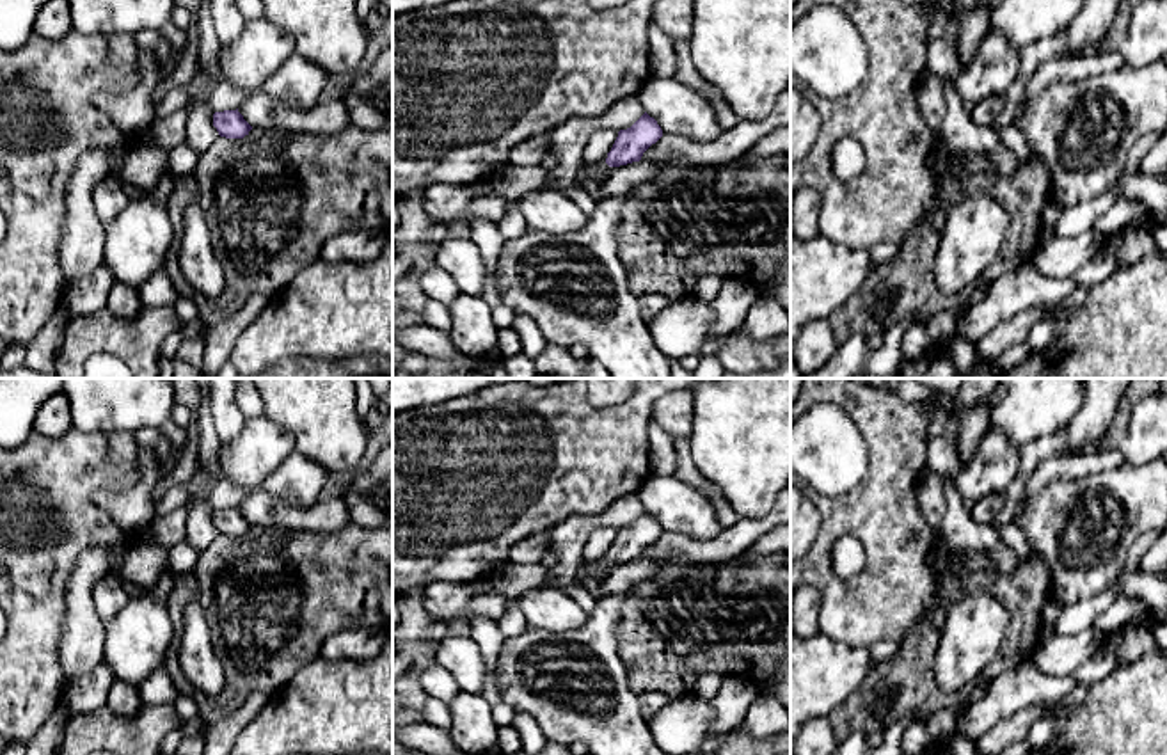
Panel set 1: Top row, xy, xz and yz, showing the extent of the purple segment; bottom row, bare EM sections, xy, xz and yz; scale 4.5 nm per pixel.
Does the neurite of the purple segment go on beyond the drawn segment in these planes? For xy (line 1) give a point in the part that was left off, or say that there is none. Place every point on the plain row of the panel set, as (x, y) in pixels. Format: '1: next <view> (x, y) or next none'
1: next none

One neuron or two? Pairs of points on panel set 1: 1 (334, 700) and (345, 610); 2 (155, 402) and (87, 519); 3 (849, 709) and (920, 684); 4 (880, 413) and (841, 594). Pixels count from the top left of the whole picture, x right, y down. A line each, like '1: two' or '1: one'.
1: two
2: two
3: one
4: one

